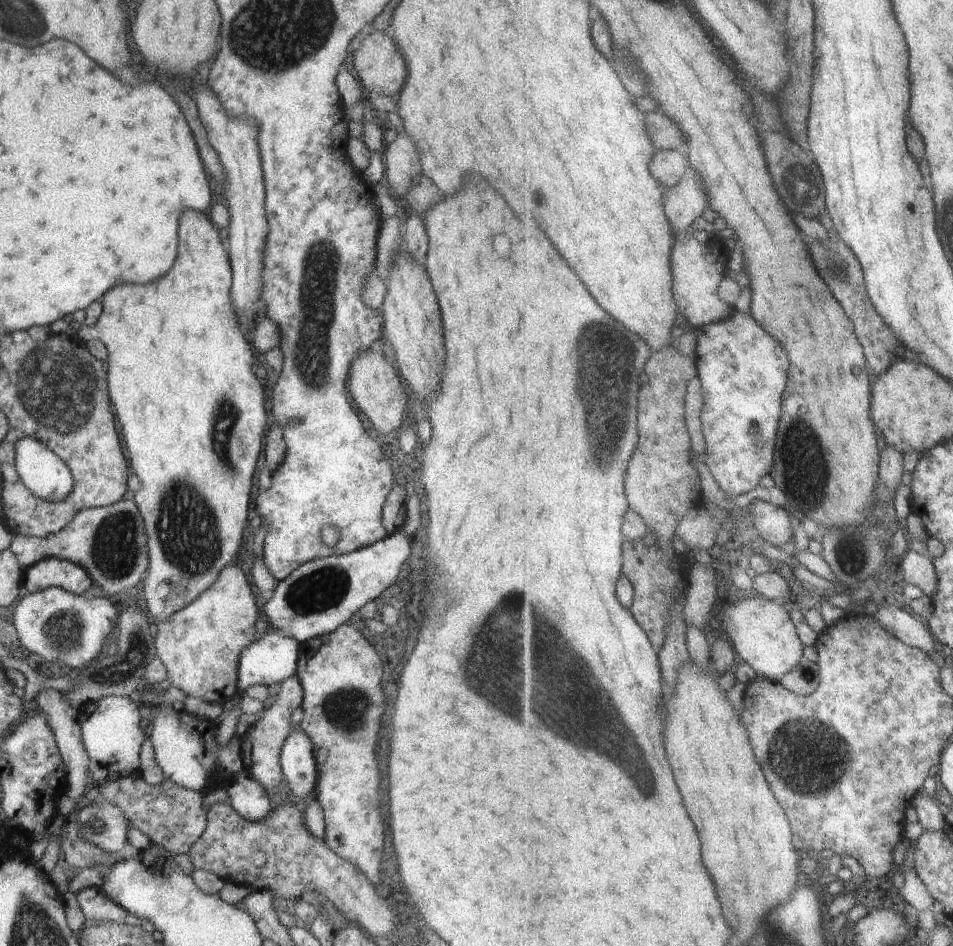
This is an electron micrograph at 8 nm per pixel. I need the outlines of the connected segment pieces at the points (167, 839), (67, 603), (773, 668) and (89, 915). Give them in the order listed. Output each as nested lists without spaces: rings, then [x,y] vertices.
[[[122,777],[103,782],[98,785],[98,789],[102,799],[120,808],[134,828],[174,856],[186,854],[206,828],[207,812],[202,808],[204,793],[182,788],[172,781],[165,780],[162,784],[150,785],[142,777]]]
[[[50,587],[44,590],[29,593],[14,607],[14,623],[20,644],[38,662],[59,662],[65,664],[70,670],[80,670],[86,664],[92,664],[102,655],[102,648],[115,639],[112,630],[119,617],[118,607],[111,599],[106,597],[86,597],[84,594],[72,594],[64,588]]]
[[[761,595],[744,597],[738,603],[729,603],[722,608],[723,630],[735,644],[738,654],[753,667],[758,676],[780,681],[802,662],[806,646],[785,603]]]
[[[85,888],[76,893],[76,899],[84,913],[85,920],[92,920],[92,922],[98,920],[100,923],[124,923],[124,918],[128,914],[112,898],[108,898],[101,888]]]

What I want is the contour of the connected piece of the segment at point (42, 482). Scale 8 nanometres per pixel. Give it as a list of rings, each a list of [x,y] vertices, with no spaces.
[[[20,438],[16,442],[14,454],[13,464],[20,480],[36,498],[46,500],[46,502],[62,502],[72,494],[74,478],[70,474],[68,466],[50,448],[46,448],[44,444],[40,444],[34,438]]]

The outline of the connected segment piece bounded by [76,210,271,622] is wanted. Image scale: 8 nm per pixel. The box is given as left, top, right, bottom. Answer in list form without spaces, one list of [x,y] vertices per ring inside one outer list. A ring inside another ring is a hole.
[[[184,210],[178,234],[180,252],[166,276],[144,286],[124,284],[112,288],[102,298],[104,308],[96,324],[83,324],[76,330],[76,338],[81,342],[98,338],[108,348],[110,402],[122,424],[130,466],[142,484],[133,500],[142,512],[146,528],[148,570],[142,590],[147,613],[154,622],[164,622],[186,608],[216,582],[222,566],[230,565],[236,558],[242,530],[251,517],[248,508],[252,476],[262,452],[262,436],[266,425],[271,424],[264,408],[264,389],[252,372],[252,344],[246,341],[246,331],[232,308],[232,271],[219,229],[202,214]],[[164,504],[168,504],[168,522],[162,522]]]

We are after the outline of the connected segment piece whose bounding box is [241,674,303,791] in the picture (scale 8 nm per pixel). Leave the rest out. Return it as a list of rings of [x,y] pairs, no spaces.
[[[295,674],[281,680],[280,692],[276,700],[270,702],[270,707],[264,712],[264,717],[256,722],[254,728],[241,738],[241,757],[247,764],[247,771],[254,780],[257,780],[265,790],[278,788],[284,780],[280,766],[280,752],[284,741],[288,738],[292,720],[292,712],[300,708],[303,700],[303,690],[300,680]]]

